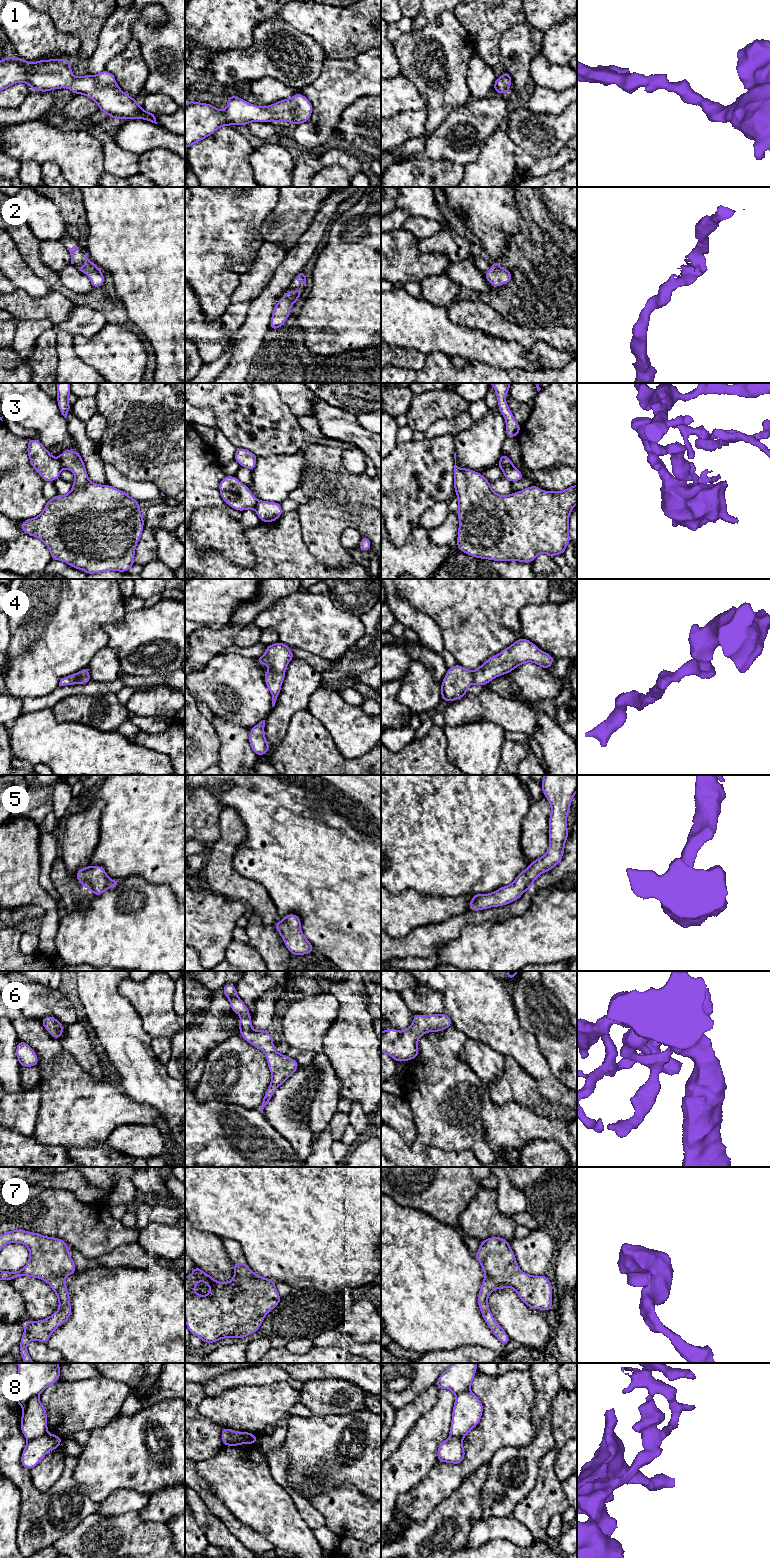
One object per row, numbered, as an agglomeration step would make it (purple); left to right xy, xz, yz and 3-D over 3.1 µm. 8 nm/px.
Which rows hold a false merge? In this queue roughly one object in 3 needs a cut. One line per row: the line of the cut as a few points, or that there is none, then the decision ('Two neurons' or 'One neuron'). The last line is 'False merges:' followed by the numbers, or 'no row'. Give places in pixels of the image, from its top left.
1: No split. One neuron
2: No split. One neuron
3: Split along yz (499, 462), (503, 467), (513, 467). Two neurons
4: No split. One neuron
5: No split. One neuron
6: No split. One neuron
7: No split. One neuron
8: Split along xy (47, 1433), (28, 1440). Two neurons
False merges: 3, 8

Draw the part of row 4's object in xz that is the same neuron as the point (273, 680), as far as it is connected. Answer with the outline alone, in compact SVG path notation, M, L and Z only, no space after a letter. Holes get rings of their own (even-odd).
M278 642L268 645L265 653L256 658L260 665L264 664L269 668L269 671L264 674L264 680L271 692L273 707L280 694L288 663L294 657L288 645Z

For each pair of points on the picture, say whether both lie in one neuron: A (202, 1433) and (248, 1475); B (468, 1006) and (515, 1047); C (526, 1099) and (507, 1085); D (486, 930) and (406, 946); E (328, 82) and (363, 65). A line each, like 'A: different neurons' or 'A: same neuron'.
A: different neurons
B: same neuron
C: same neuron
D: different neurons
E: same neuron

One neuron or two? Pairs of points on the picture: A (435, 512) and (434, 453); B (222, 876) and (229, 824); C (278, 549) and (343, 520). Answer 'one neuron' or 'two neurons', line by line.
A: two neurons
B: one neuron
C: two neurons

